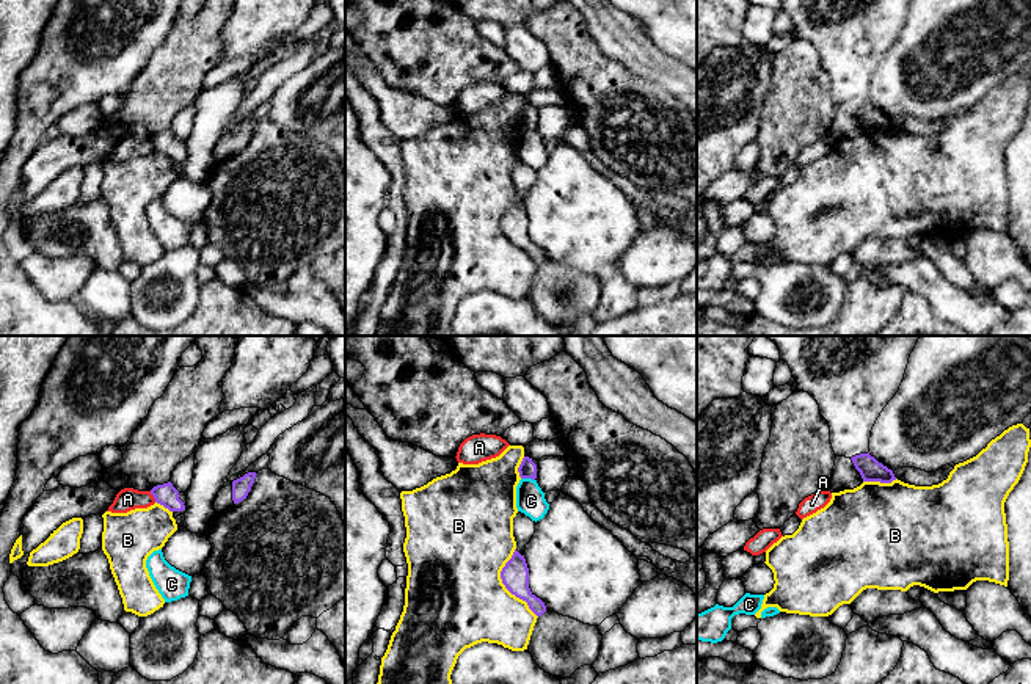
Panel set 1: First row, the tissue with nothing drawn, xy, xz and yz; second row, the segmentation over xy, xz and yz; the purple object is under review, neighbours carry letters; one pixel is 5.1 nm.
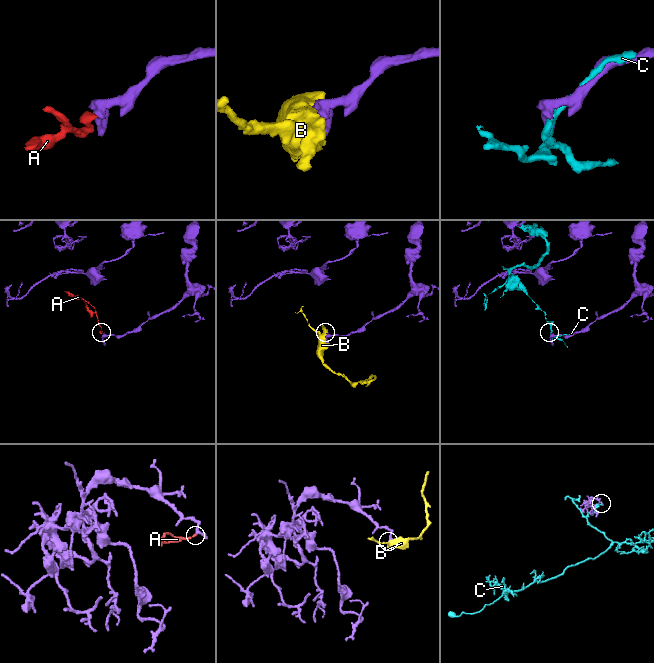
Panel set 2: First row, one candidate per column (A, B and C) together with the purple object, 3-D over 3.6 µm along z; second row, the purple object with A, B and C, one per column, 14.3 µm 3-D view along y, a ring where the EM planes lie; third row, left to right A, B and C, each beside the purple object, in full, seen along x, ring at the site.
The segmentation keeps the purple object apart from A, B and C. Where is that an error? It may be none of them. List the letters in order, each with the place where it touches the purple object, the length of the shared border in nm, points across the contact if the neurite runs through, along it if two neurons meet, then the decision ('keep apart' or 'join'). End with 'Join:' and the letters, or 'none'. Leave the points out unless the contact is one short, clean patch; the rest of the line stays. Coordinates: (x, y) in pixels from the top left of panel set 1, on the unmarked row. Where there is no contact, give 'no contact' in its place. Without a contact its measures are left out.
A: meets purple in xy at (153, 143); contact 70 nm long; border along xy (149, 140), (156, 149); keep apart
B: meets purple in xz at (504, 232); contact 380 nm long; keep apart
C: meets purple in xz at (528, 126); contact 70 nm long; keep apart
Join: none

